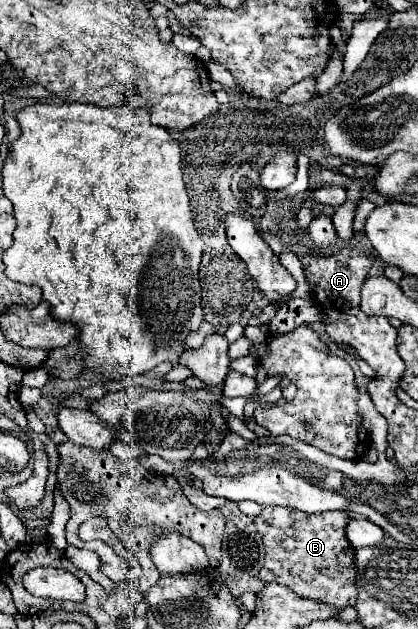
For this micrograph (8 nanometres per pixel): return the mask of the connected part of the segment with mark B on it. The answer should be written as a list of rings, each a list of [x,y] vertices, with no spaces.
[[[268,506],[254,518],[266,548],[266,560],[260,570],[264,584],[276,582],[288,586],[302,598],[334,604],[338,608],[354,606],[356,602],[356,566],[354,548],[346,540],[346,512],[306,514],[300,510]]]

